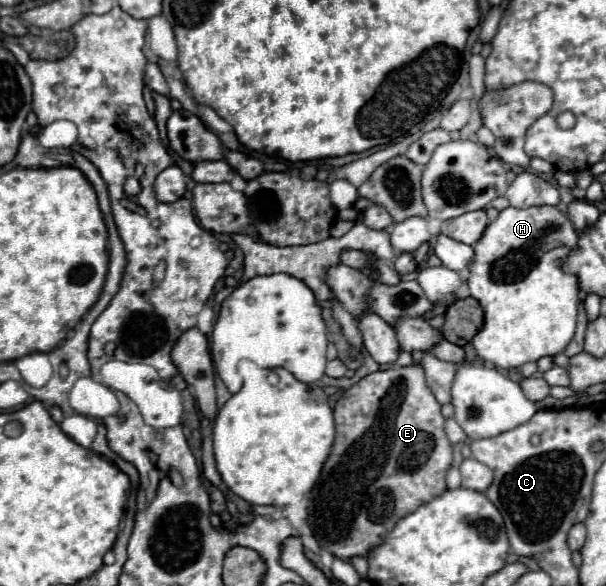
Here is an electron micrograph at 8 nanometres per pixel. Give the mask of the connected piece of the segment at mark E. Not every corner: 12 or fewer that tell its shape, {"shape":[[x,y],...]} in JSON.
{"shape":[[420,365],[334,405],[314,537],[366,557],[446,491],[452,443]]}

